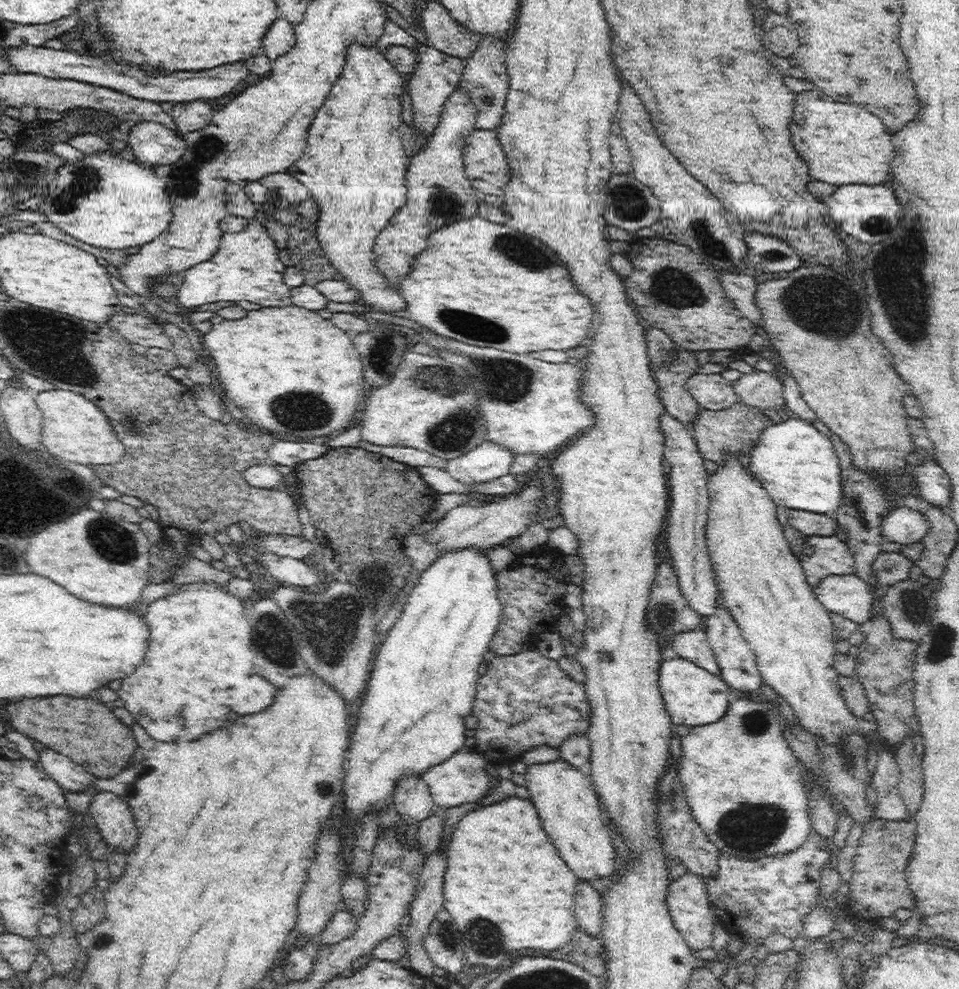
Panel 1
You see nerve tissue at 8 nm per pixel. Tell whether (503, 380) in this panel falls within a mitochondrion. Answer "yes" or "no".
yes

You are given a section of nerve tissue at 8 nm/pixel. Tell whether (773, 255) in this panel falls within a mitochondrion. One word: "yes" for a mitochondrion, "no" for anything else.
yes

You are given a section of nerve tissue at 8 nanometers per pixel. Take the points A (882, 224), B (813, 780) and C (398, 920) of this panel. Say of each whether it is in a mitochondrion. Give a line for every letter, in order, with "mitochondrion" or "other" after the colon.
A: mitochondrion
B: other
C: other

